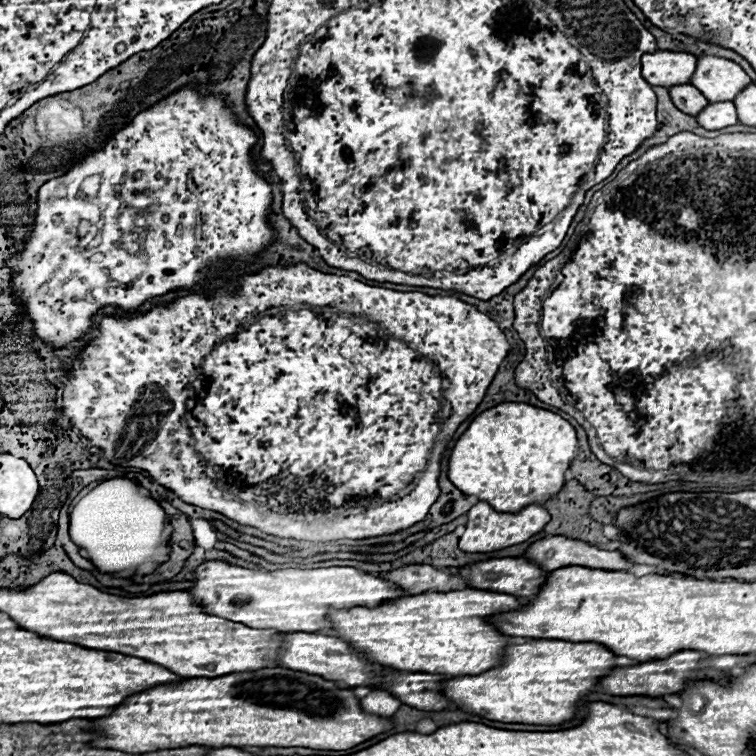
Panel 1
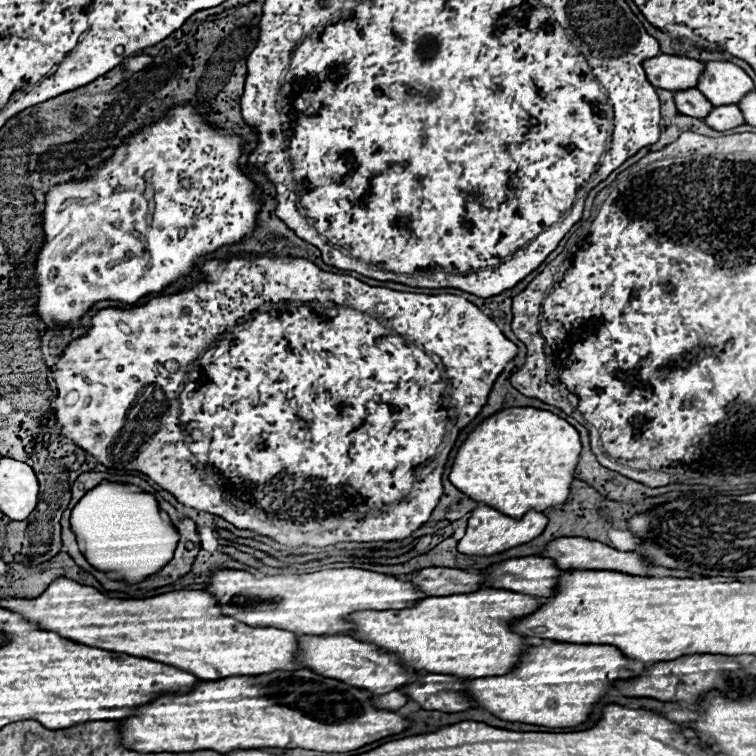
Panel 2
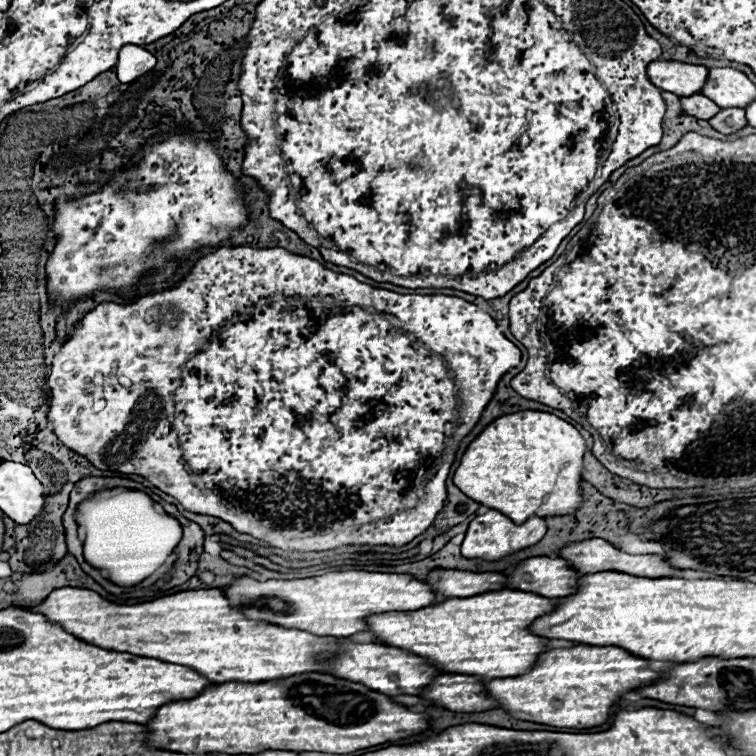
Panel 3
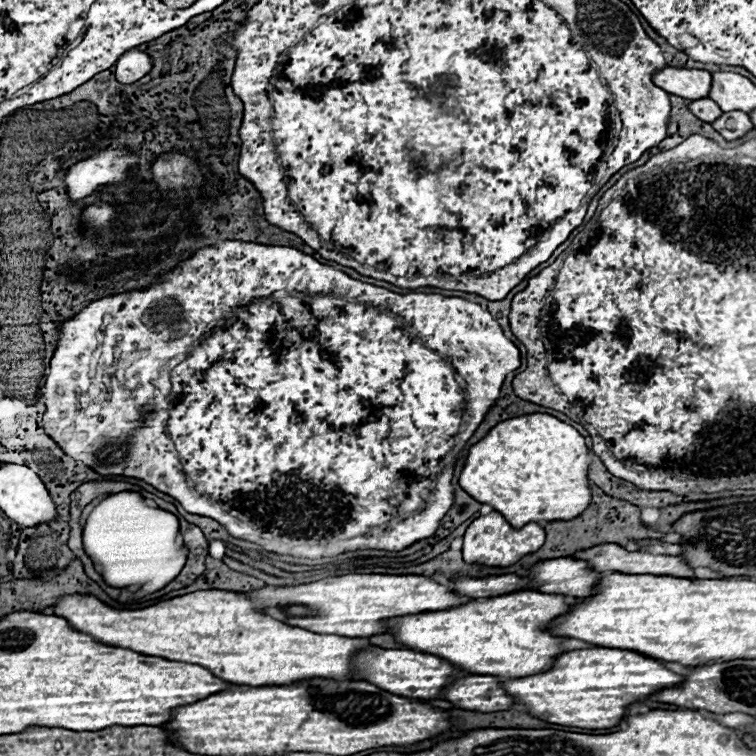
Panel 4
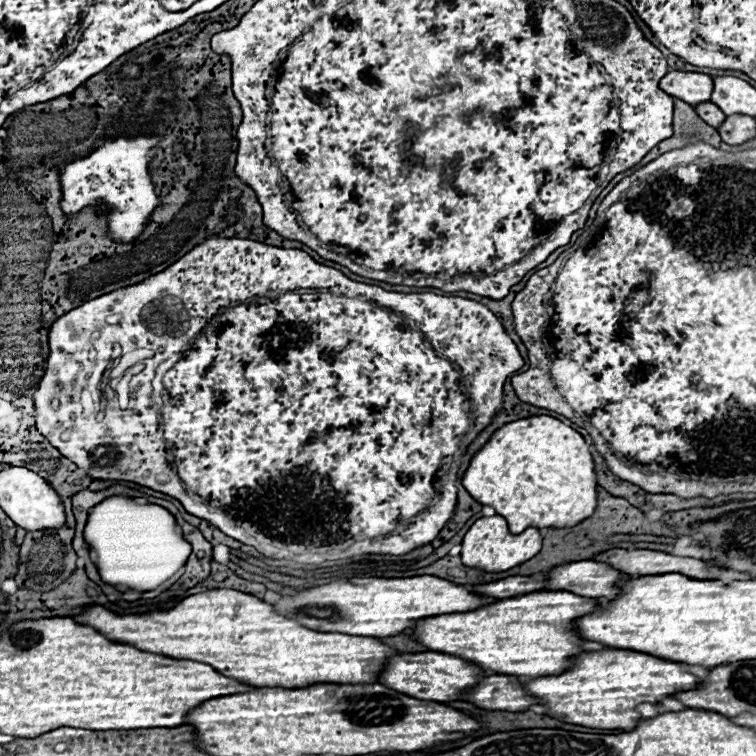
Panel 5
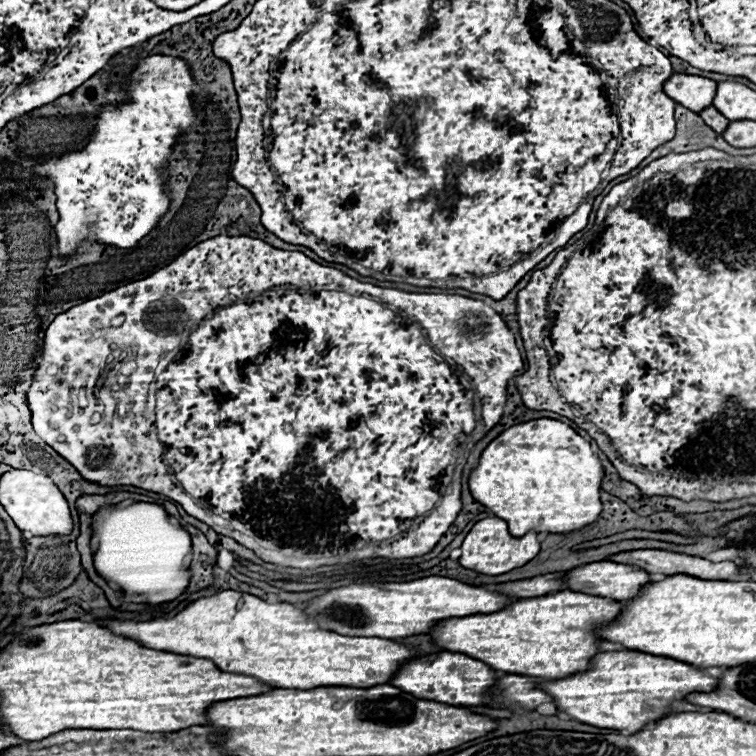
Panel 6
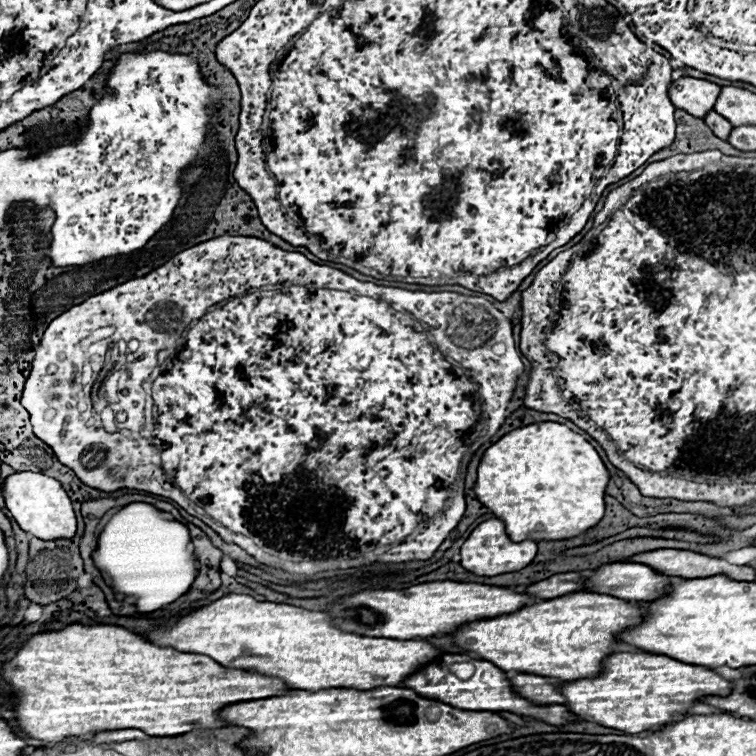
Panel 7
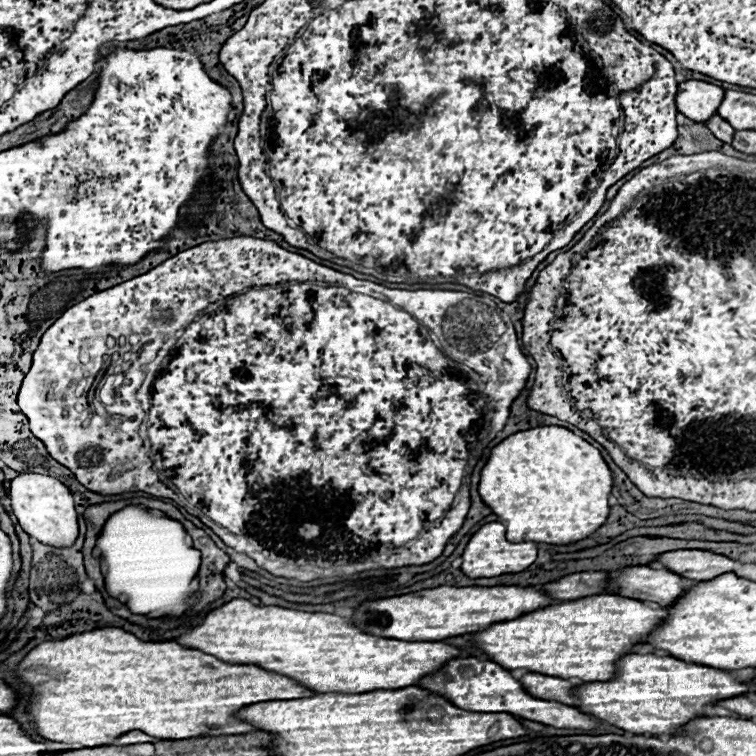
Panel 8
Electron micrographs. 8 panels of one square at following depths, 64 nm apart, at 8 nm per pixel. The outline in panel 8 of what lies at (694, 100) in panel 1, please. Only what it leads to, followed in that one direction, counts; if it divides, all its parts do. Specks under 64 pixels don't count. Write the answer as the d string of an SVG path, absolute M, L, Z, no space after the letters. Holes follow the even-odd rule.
M714 114L708 122L708 128L712 130L712 134L718 138L718 140L724 140L724 142L732 142L732 136L734 136L734 128L726 122L726 120L722 120L718 114Z

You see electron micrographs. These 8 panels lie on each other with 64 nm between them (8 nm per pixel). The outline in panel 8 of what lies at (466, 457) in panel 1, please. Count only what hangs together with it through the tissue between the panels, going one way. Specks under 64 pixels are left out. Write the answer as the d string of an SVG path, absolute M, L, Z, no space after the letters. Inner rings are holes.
M538 426L504 438L490 450L480 472L478 494L484 504L504 522L510 542L568 544L588 538L608 518L608 498L612 490L612 472L600 452L584 438L564 426Z

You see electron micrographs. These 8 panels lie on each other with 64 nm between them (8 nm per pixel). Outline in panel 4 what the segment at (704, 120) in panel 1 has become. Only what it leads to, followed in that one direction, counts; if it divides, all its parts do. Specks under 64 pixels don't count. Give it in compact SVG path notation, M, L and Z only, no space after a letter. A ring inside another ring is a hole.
M732 110L732 112L724 112L720 118L716 118L712 122L712 126L726 138L726 140L736 140L740 136L744 136L748 130L752 130L752 122L750 116L740 112L740 110Z

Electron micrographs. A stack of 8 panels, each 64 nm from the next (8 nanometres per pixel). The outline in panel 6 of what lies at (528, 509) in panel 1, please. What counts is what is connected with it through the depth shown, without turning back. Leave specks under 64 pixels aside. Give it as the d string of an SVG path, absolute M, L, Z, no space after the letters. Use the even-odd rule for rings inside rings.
M494 516L494 518L484 518L484 520L476 522L474 528L468 532L468 536L464 538L464 544L462 544L460 564L464 568L470 568L470 570L476 570L482 574L498 576L498 574L504 574L504 572L510 572L514 568L524 566L538 552L540 552L540 542L538 542L536 532L528 532L522 538L514 538L508 534L506 522L502 518Z

